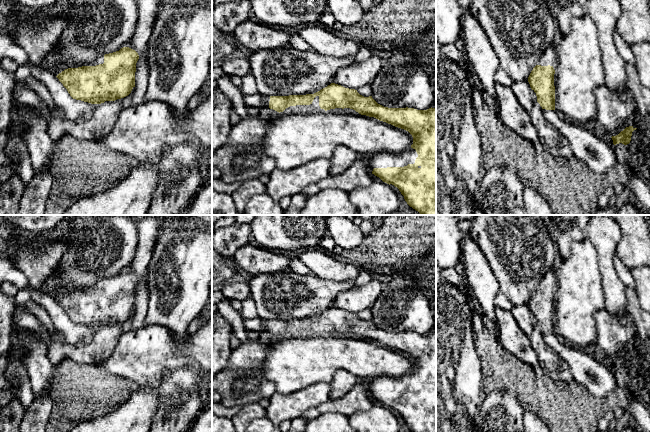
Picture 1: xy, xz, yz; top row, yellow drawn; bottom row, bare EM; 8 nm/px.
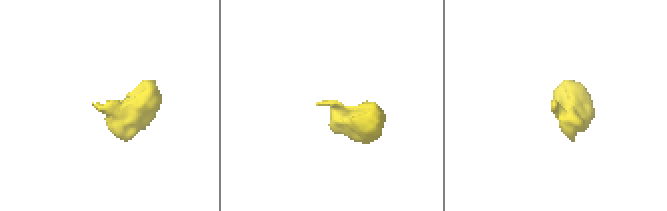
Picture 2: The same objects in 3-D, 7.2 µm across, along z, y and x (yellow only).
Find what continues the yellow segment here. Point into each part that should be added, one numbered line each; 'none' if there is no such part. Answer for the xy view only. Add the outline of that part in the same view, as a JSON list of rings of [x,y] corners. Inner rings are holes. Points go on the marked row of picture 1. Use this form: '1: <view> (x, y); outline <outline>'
1: xy (100, 60); outline [[[100,56],[98,58],[96,58],[92,63],[91,63],[91,66],[96,66],[96,65],[99,65],[99,64],[103,64],[104,63],[104,56]]]

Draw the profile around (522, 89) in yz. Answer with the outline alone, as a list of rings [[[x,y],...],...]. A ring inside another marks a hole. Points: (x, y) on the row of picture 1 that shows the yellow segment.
[[[523,80],[520,82],[513,83],[511,89],[514,95],[517,97],[521,106],[527,111],[530,112],[533,107],[533,101],[531,99],[531,87],[528,80]]]

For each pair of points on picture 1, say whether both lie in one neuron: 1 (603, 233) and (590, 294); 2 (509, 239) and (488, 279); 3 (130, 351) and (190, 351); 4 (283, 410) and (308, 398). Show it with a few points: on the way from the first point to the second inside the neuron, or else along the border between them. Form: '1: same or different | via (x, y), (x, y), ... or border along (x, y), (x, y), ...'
1: different | border along (587, 238), (595, 249), (602, 282)
2: different | border along (481, 250), (497, 279), (499, 291)
3: same | via (145, 351), (175, 351)
4: same | via (289, 406), (302, 400)

